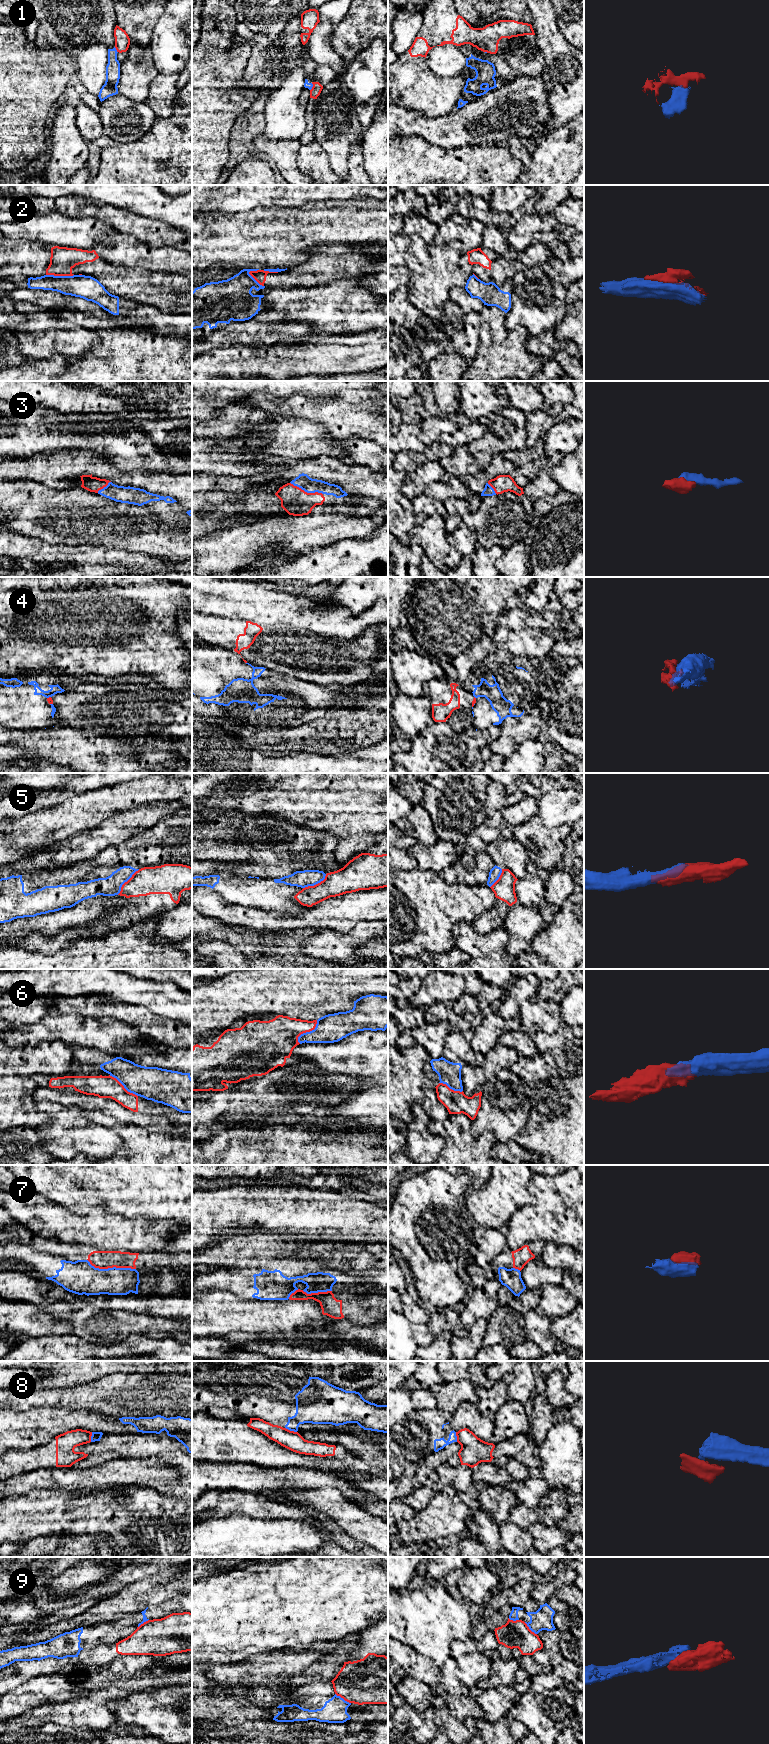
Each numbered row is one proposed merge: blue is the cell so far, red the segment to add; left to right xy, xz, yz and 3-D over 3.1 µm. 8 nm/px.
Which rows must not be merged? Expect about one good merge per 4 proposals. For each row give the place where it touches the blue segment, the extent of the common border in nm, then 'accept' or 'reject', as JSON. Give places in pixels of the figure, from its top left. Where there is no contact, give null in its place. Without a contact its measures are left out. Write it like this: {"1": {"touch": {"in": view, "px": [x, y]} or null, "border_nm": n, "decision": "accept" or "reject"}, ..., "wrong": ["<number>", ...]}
{"1": {"touch": {"in": "xy", "px": [116, 50]}, "border_nm": 50, "decision": "reject"}, "2": {"touch": {"in": "xy", "px": [60, 276]}, "border_nm": 220, "decision": "reject"}, "3": {"touch": {"in": "xz", "px": [306, 491]}, "border_nm": 280, "decision": "accept"}, "4": {"touch": {"in": "xy", "px": [48, 697]}, "border_nm": 40, "decision": "reject"}, "5": {"touch": {"in": "xy", "px": [126, 881]}, "border_nm": 280, "decision": "reject"}, "6": {"touch": {"in": "xz", "px": [307, 1032]}, "border_nm": 240, "decision": "reject"}, "7": {"touch": {"in": "xy", "px": [111, 1268]}, "border_nm": 400, "decision": "reject"}, "8": {"touch": {"in": "xz", "px": [291, 1430]}, "border_nm": 100, "decision": "reject"}, "9": {"touch": {"in": "xz", "px": [342, 1698]}, "border_nm": 150, "decision": "reject"}, "wrong": ["1", "2", "4", "5", "6", "7", "8", "9"]}

